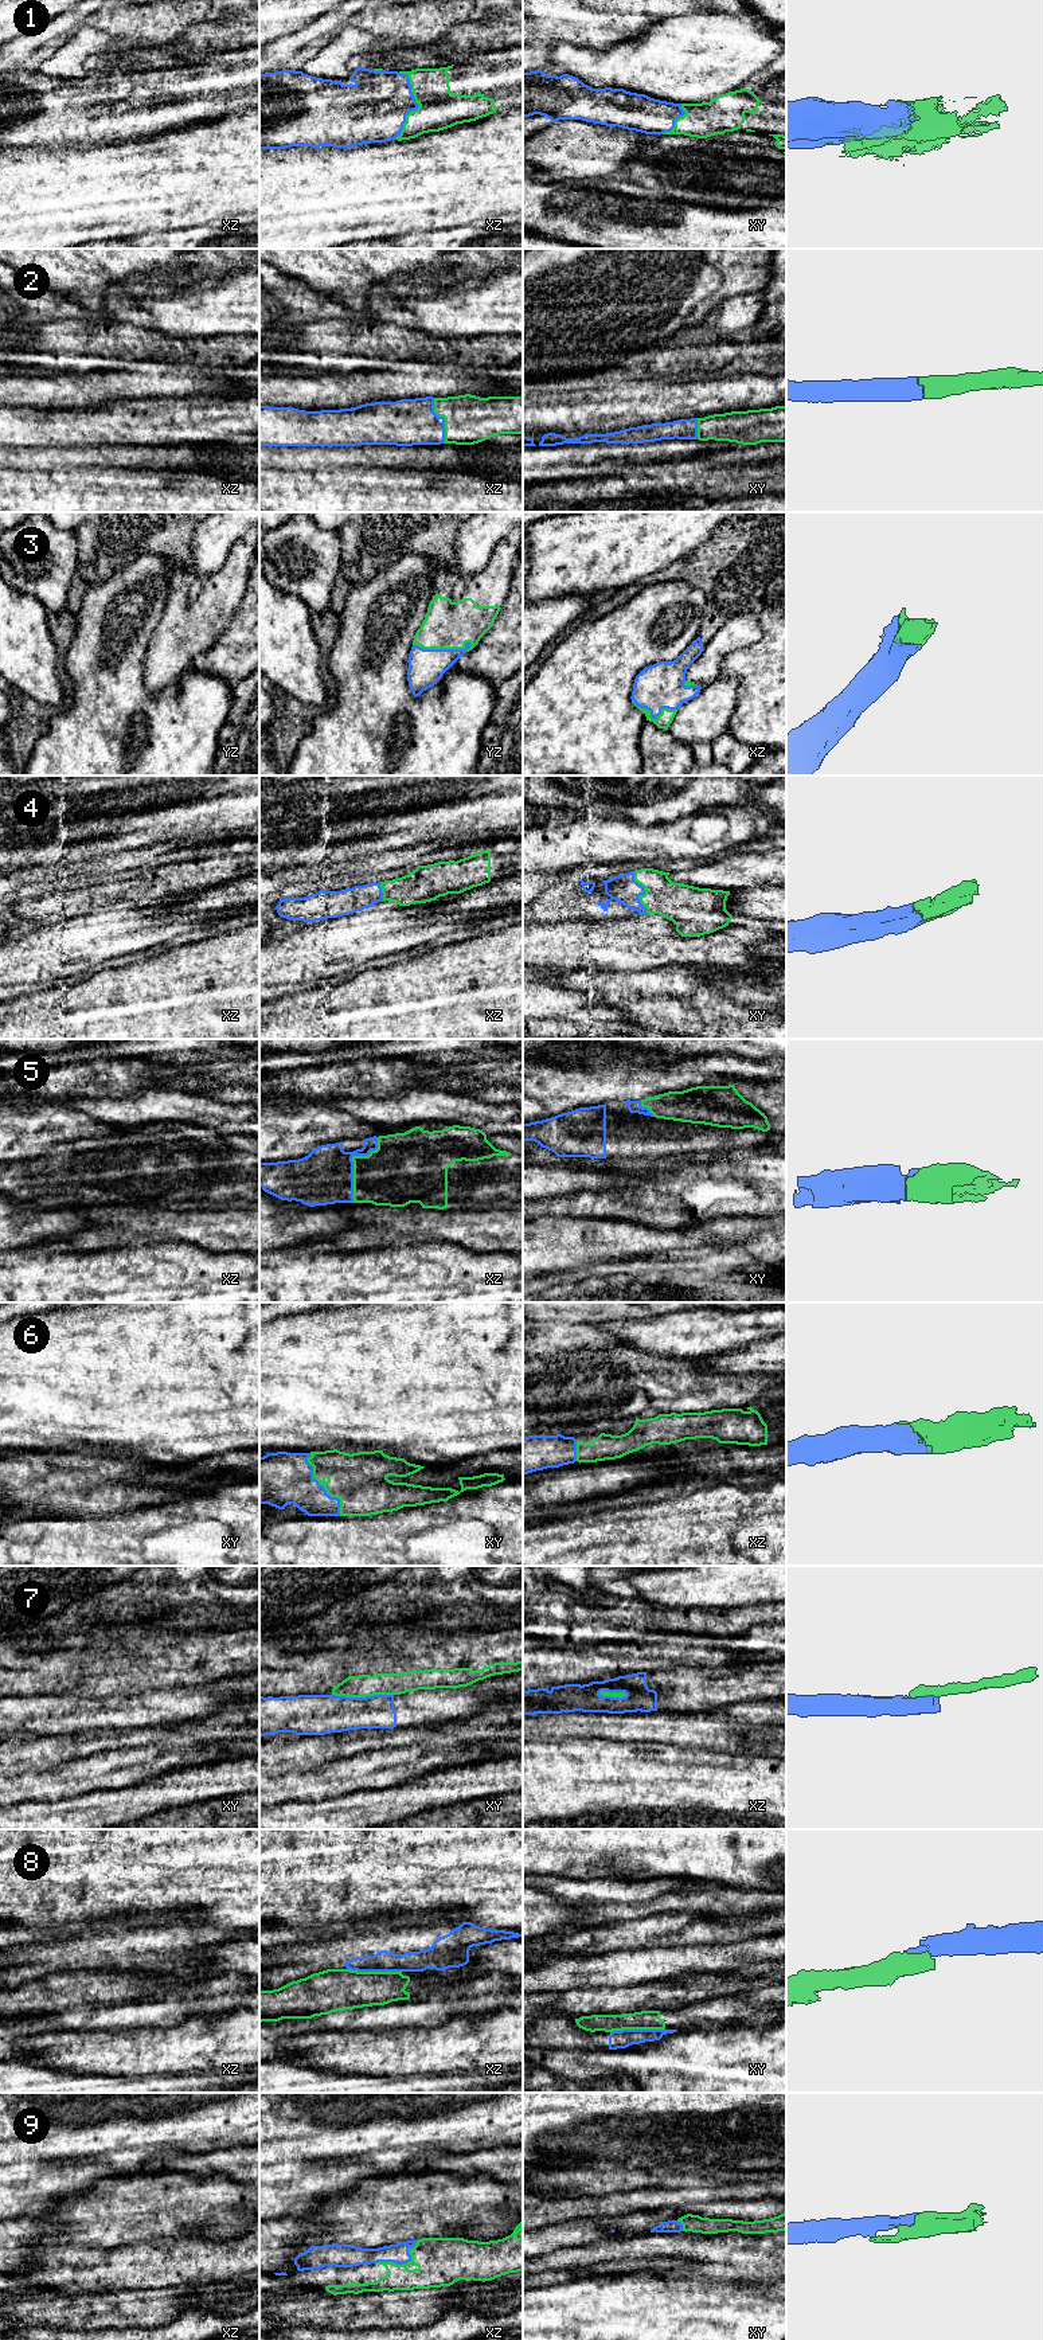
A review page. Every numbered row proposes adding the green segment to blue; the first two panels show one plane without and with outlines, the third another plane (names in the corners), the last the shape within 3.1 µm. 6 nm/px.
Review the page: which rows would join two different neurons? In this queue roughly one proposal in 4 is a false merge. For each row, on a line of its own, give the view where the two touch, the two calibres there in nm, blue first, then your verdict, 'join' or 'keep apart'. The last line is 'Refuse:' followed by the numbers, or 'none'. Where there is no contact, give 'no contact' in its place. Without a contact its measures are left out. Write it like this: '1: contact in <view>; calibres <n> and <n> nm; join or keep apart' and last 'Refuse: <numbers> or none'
1: contact in xz; calibres 360 and 240 nm; join
2: contact in xz; calibres 280 and 300 nm; join
3: contact in yz; calibres 220 and 280 nm; join
4: contact in xy; calibres 160 and 240 nm; join
5: contact in xz; calibres 340 and 360 nm; join
6: contact in xy; calibres 320 and 320 nm; join
7: contact in xy; calibres 240 and 140 nm; keep apart
8: contact in xz; calibres 130 and 260 nm; keep apart
9: contact in xz; calibres 120 and 280 nm; join
Refuse: 7, 8

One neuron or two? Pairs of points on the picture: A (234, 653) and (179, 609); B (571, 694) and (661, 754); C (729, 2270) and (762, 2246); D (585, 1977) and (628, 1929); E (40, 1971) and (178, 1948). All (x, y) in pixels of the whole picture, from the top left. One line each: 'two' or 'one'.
A: two
B: two
C: one
D: two
E: one

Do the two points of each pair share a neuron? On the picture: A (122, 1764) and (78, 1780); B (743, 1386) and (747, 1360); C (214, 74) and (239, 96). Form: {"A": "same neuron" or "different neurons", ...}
{"A": "same neuron", "B": "different neurons", "C": "same neuron"}

